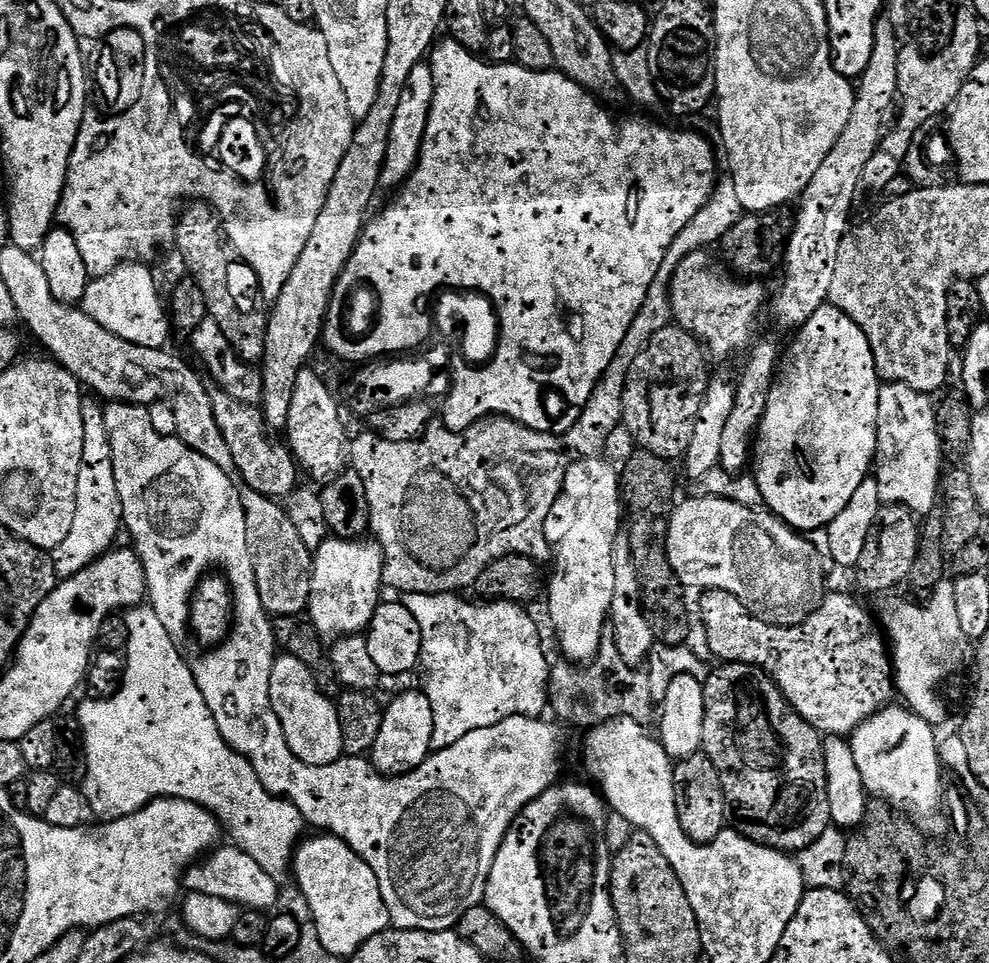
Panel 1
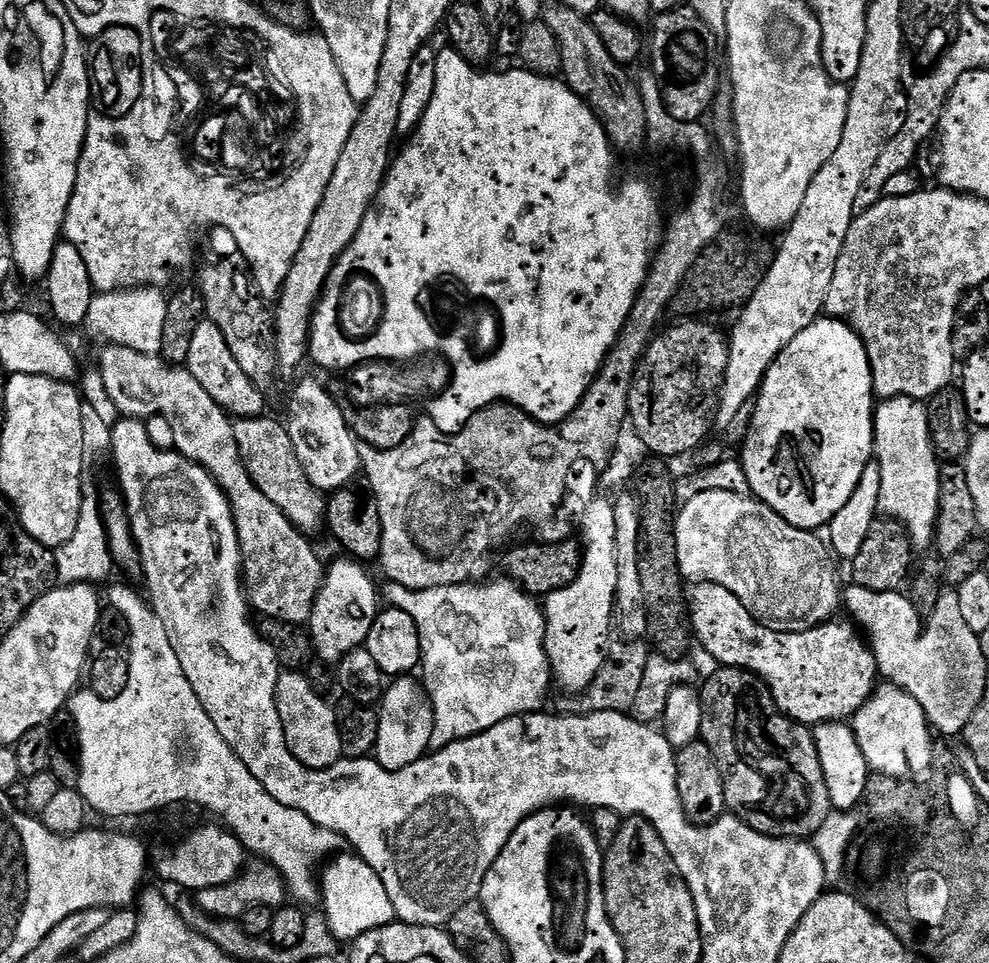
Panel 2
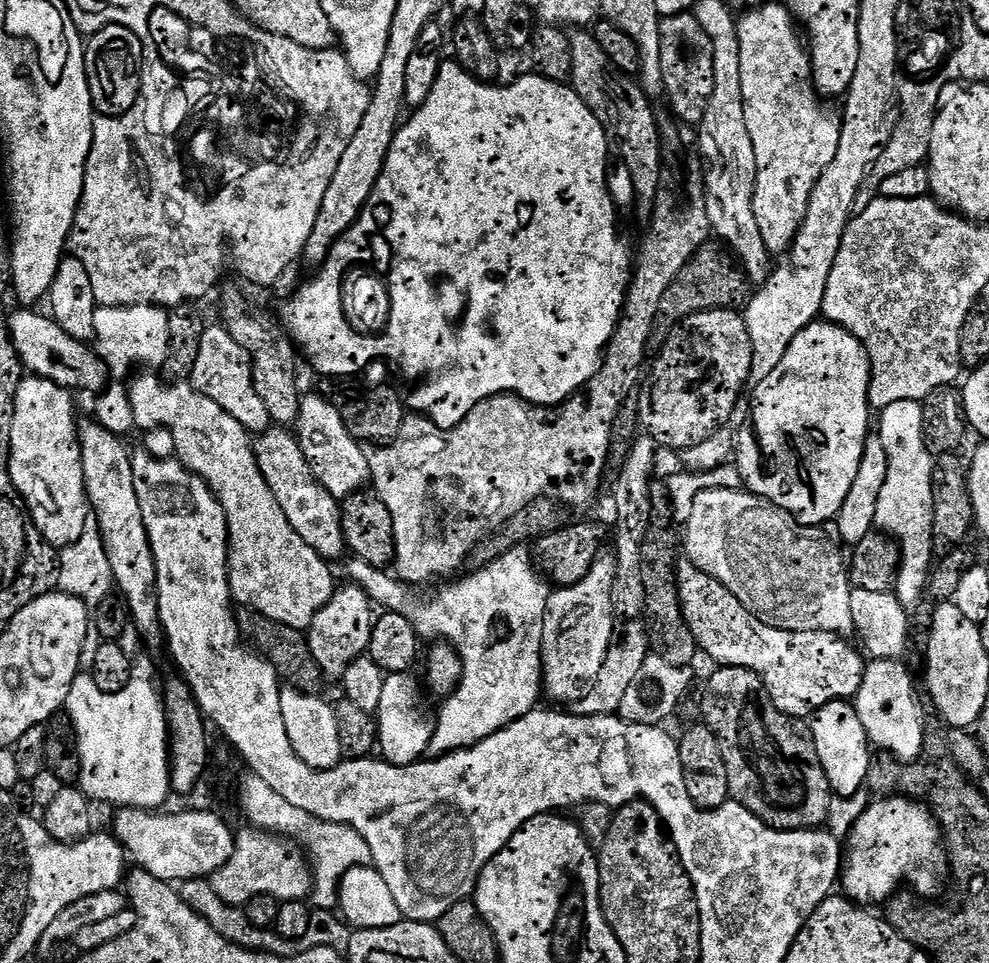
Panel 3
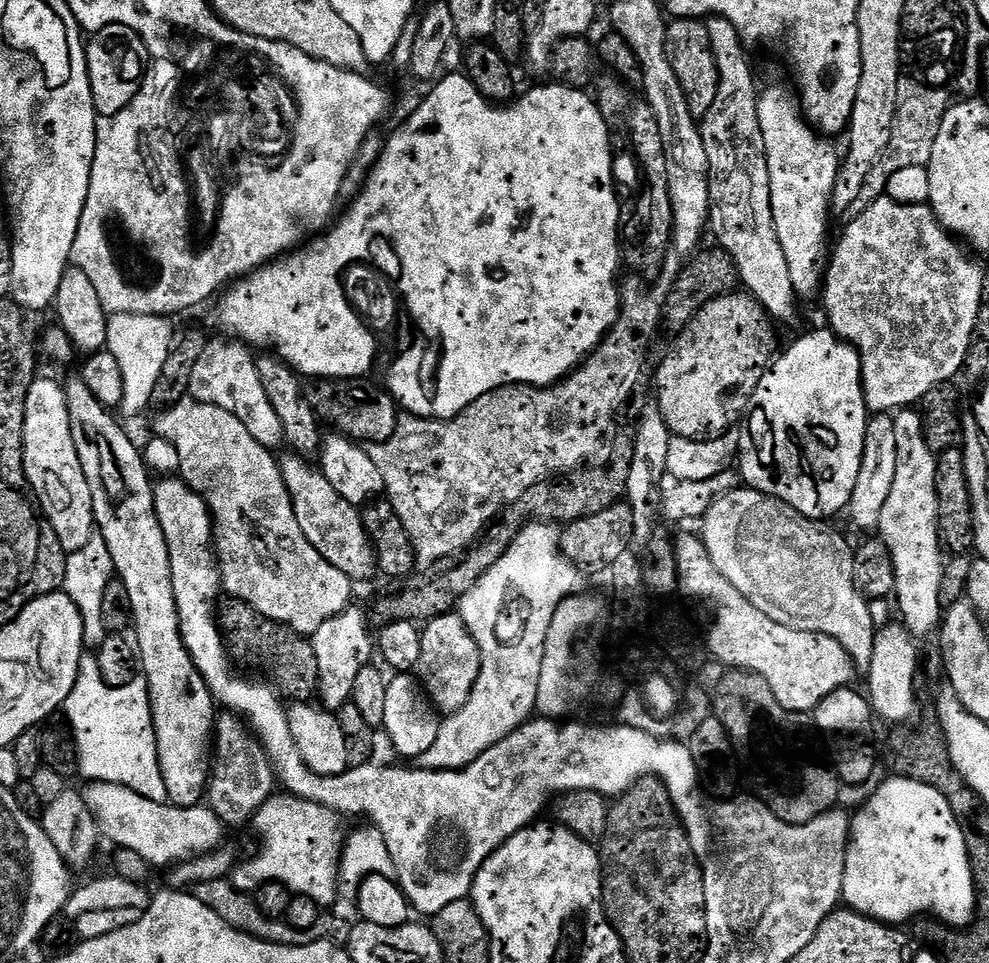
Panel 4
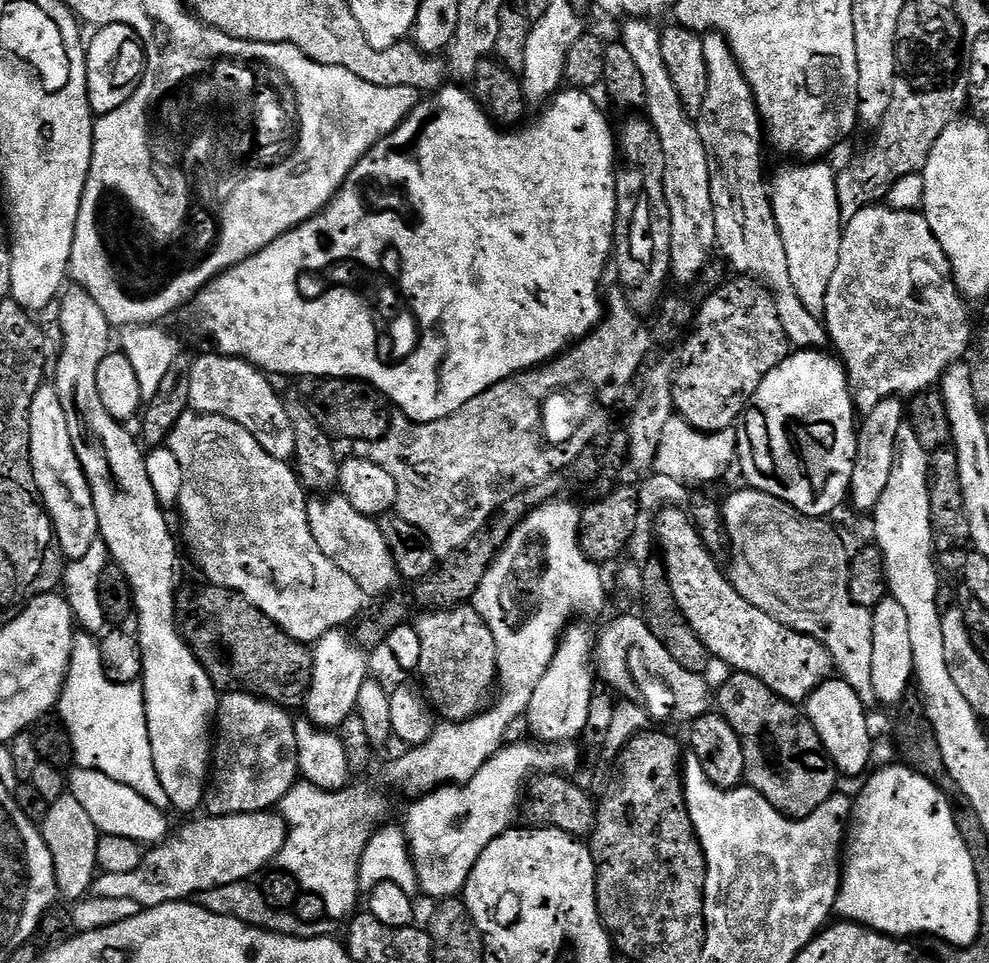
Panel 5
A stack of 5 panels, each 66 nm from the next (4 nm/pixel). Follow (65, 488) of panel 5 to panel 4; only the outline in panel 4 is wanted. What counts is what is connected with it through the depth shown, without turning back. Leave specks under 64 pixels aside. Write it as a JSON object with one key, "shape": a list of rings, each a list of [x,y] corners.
{"shape":[[[37,378],[26,394],[24,473],[47,527],[48,524],[52,527],[65,553],[82,550],[82,546],[90,542],[96,528],[94,502],[90,498],[90,482],[86,482],[86,474],[82,474],[82,462],[78,462],[78,450],[74,450],[74,434],[70,434],[70,410],[66,406],[66,394],[63,387],[52,380]]]}

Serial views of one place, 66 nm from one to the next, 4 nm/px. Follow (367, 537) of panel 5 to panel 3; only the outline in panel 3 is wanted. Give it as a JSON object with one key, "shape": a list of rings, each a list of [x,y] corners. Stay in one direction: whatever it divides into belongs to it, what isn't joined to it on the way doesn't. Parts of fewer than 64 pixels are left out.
{"shape":[[[272,426],[267,432],[255,437],[256,461],[266,478],[270,490],[274,490],[274,498],[278,498],[278,506],[282,506],[282,514],[294,526],[298,538],[313,548],[319,556],[329,562],[335,562],[346,552],[346,537],[342,527],[342,504],[337,497],[326,490],[314,478],[310,470],[310,462],[306,462],[306,454],[302,454],[300,441],[287,427]]]}

